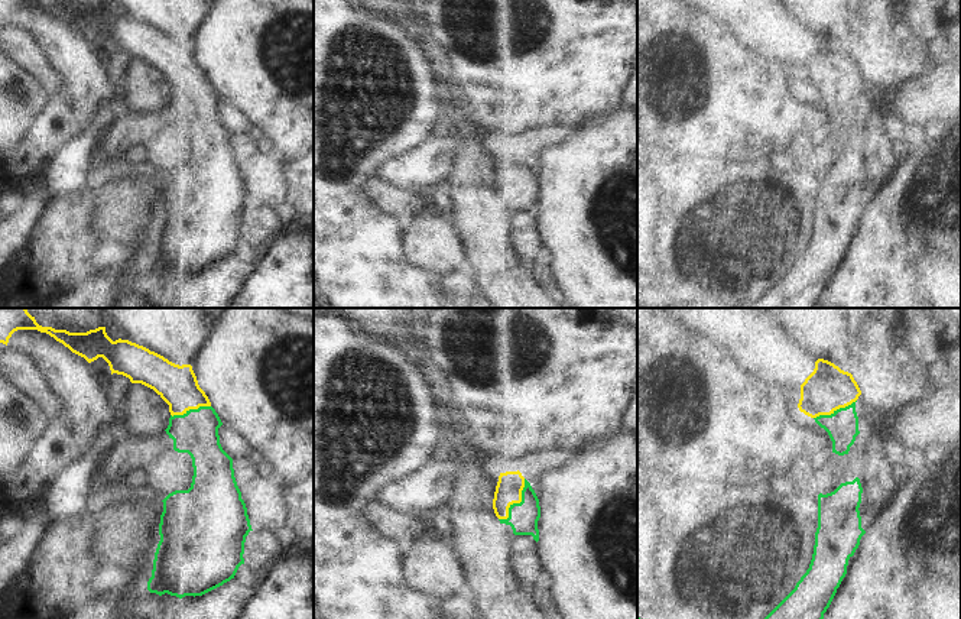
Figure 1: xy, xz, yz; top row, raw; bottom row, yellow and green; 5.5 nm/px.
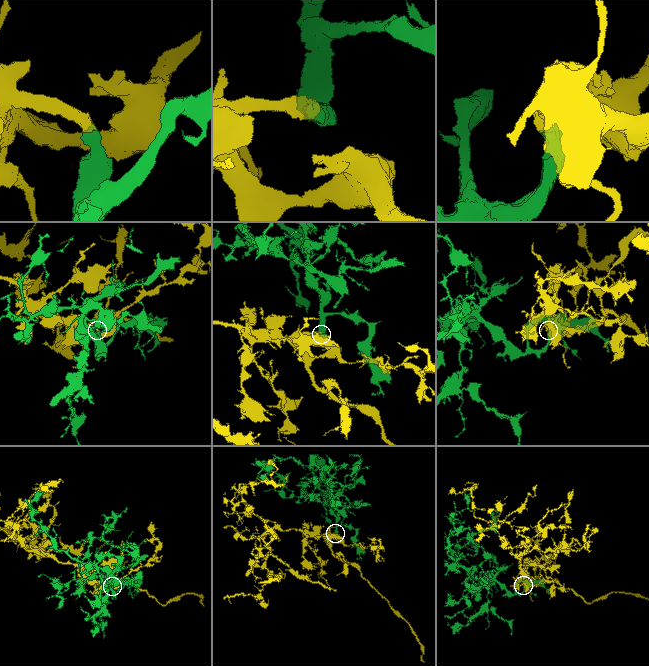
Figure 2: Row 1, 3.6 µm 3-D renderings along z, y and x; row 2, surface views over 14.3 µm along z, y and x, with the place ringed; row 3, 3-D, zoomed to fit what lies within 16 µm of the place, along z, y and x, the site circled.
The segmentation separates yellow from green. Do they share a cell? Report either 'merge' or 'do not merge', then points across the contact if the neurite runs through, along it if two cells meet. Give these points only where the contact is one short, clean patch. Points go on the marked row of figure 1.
merge

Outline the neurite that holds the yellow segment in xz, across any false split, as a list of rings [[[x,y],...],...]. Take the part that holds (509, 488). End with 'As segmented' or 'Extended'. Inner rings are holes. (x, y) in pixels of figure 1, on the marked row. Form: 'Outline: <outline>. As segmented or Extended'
Outline: [[[519,470],[500,473],[493,509],[500,524],[510,525],[514,535],[532,535],[539,541],[539,499]]]. Extended

